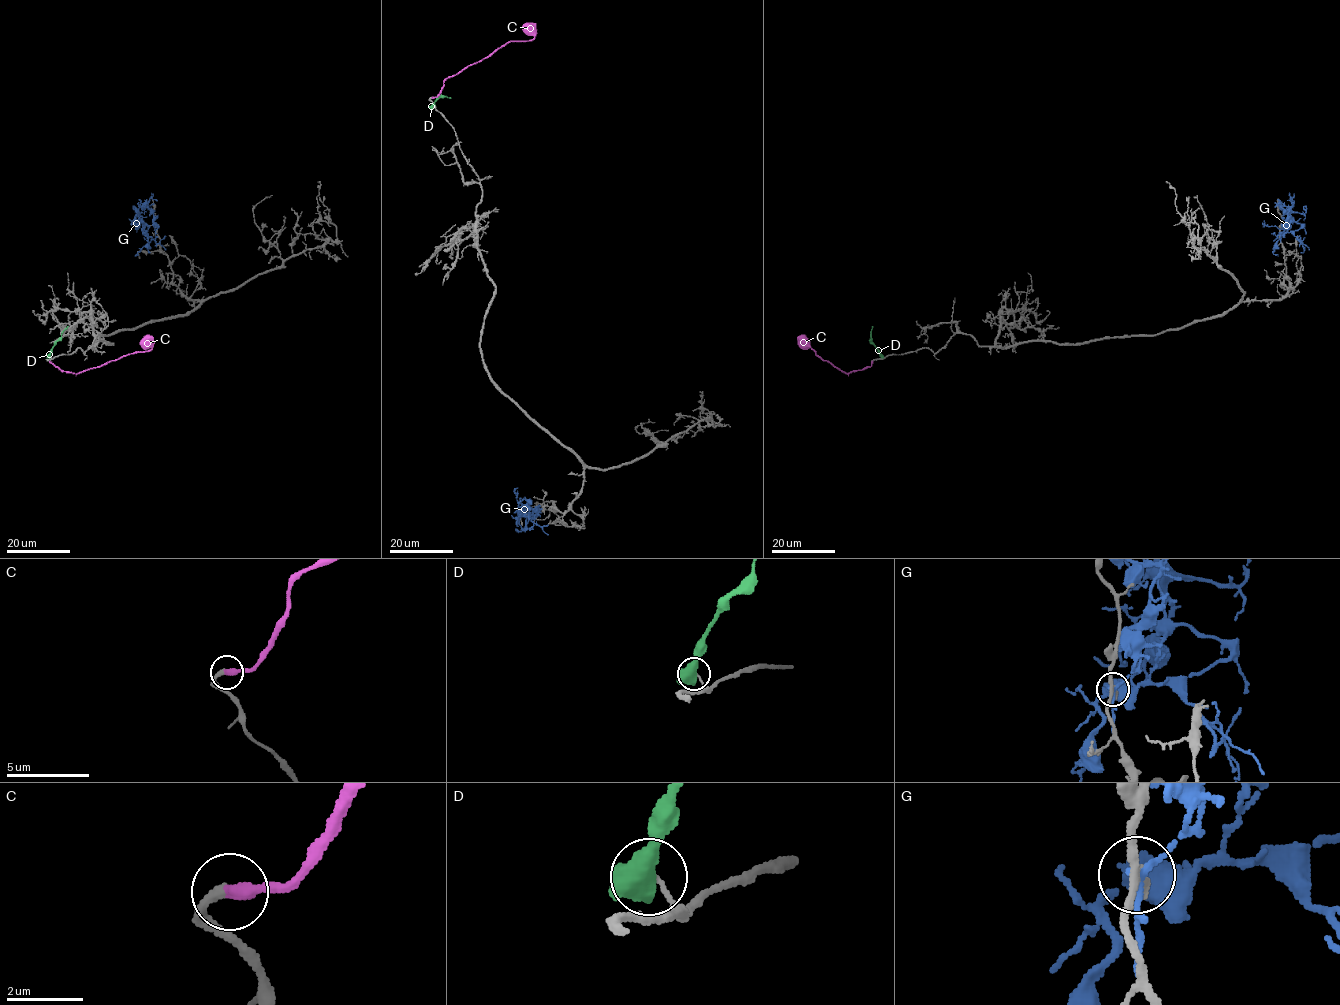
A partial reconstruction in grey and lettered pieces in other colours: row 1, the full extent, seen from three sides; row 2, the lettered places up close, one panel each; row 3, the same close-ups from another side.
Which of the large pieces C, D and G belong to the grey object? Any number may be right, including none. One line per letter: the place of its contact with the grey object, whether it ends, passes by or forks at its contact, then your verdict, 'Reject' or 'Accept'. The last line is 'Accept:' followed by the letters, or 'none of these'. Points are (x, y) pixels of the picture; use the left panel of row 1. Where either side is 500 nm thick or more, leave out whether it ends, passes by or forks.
C: Touches grey at (49, 361). It ends there. Accept
D: Touches grey at (49, 356). Reject
G: Touches grey at (156, 233). It passes by. Reject
Accept: C

